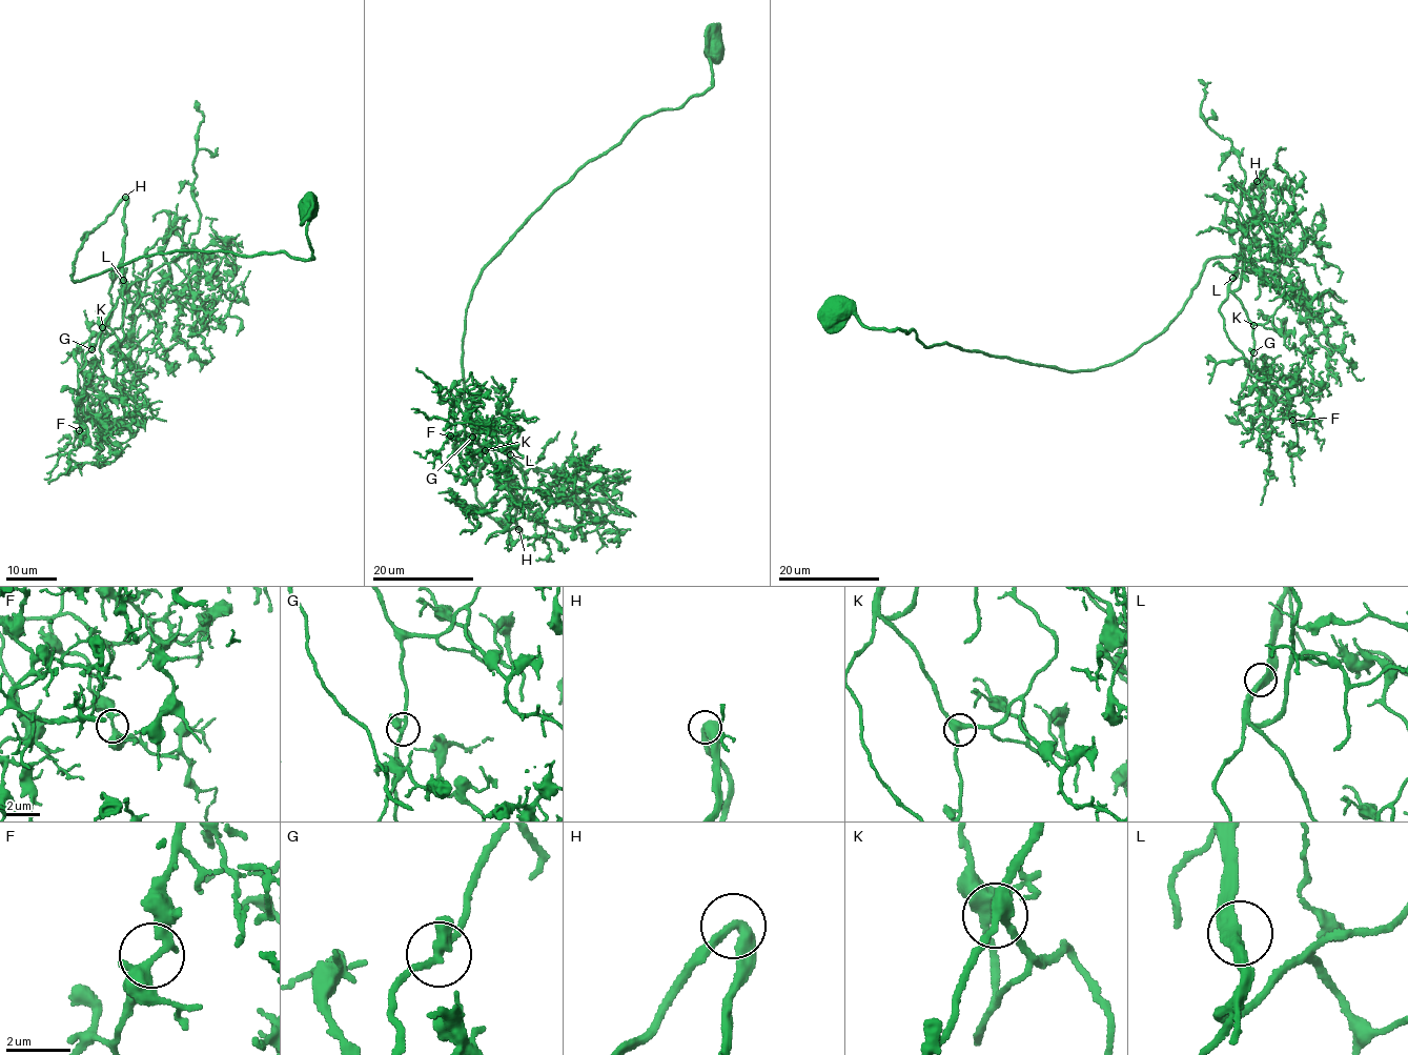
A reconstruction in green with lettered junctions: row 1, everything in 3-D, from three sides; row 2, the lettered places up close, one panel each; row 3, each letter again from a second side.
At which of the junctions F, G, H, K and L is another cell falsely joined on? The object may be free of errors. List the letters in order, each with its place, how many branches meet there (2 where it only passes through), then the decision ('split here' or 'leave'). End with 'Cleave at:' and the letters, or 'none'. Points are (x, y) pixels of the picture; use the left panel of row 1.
F: (79, 430) | 2 | leave
G: (92, 349) | 2 | leave
H: (125, 197) | 2 | leave
K: (102, 327) | 3 | leave
L: (123, 280) | 2 | leave
Cleave at: none

